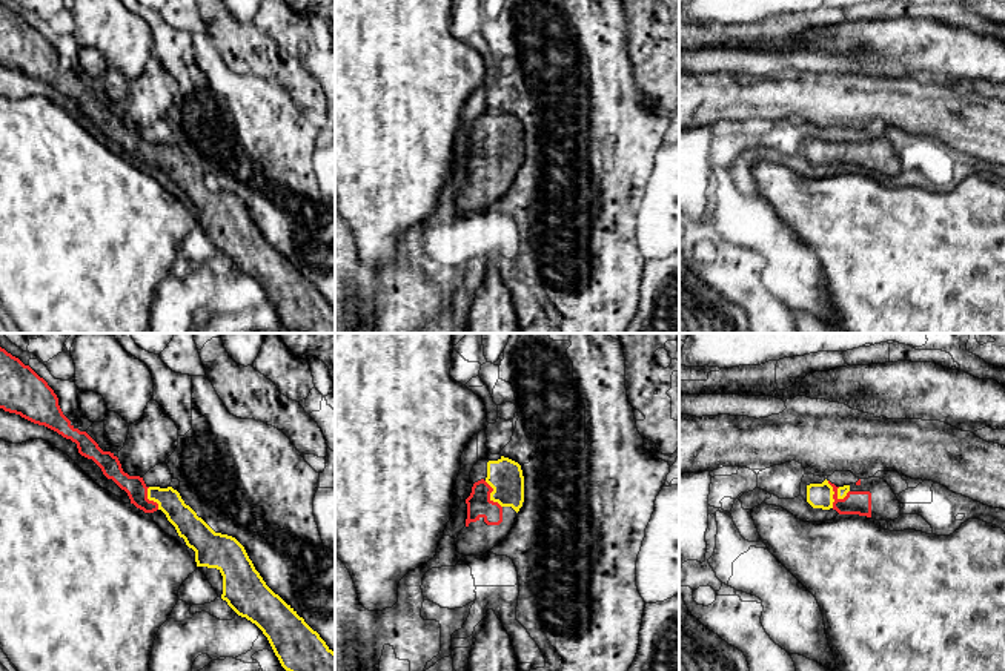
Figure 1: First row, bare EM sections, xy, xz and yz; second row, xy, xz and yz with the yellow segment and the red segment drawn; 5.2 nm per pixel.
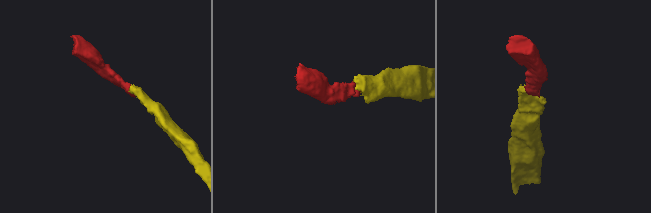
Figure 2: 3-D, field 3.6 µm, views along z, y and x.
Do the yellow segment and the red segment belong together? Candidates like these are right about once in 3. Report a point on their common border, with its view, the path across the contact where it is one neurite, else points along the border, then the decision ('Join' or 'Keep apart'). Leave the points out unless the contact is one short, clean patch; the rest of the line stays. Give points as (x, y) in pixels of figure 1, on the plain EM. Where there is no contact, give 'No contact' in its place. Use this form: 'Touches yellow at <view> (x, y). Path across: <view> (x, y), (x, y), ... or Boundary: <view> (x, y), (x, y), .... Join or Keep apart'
Touches yellow at yz (833, 149). Path across: yz (818, 151), (833, 149), (845, 158), (856, 158). Join

